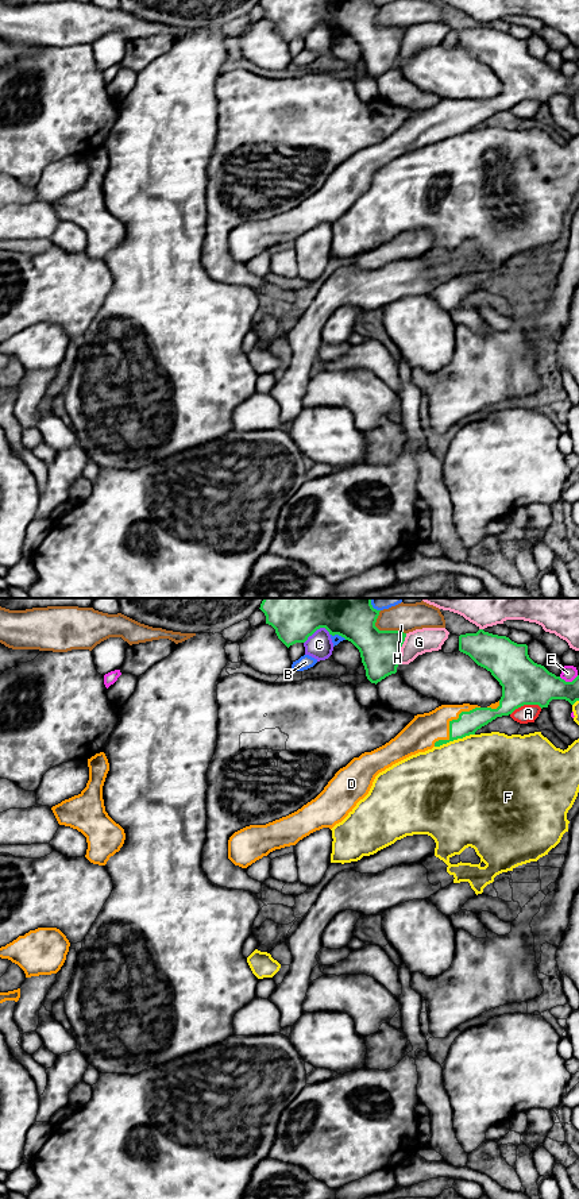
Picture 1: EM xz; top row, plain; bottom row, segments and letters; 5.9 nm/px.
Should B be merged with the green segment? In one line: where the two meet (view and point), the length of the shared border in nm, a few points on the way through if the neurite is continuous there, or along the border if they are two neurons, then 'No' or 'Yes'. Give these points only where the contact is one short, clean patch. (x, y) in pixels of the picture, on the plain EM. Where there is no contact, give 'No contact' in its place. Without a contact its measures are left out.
Touches green at xz (339, 30). Shared border 100 nm. No

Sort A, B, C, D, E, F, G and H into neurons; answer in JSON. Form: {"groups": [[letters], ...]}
{"groups": [["A"], ["B"], ["C"], ["D"], ["E"], ["F"], ["G"], ["H"]]}

